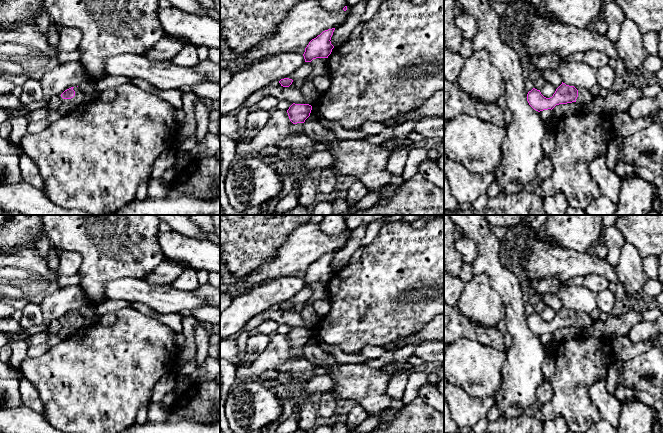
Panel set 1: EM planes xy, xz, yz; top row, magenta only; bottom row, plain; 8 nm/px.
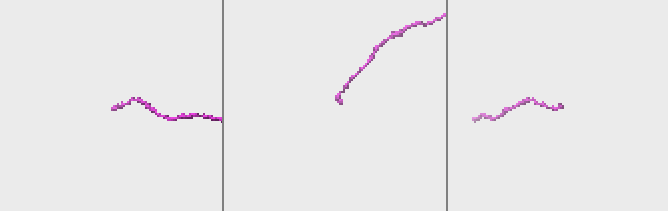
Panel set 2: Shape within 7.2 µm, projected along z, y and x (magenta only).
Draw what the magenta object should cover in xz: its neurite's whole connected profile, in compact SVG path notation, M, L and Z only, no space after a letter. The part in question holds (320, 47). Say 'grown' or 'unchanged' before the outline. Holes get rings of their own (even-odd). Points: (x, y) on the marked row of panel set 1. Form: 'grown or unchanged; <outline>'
unchanged; M335 28L325 30L309 42L303 54L305 62L316 58L328 58L334 48L330 41L334 30Z

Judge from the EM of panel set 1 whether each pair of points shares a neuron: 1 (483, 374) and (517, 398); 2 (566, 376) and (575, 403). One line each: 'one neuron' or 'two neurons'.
1: two neurons
2: one neuron

